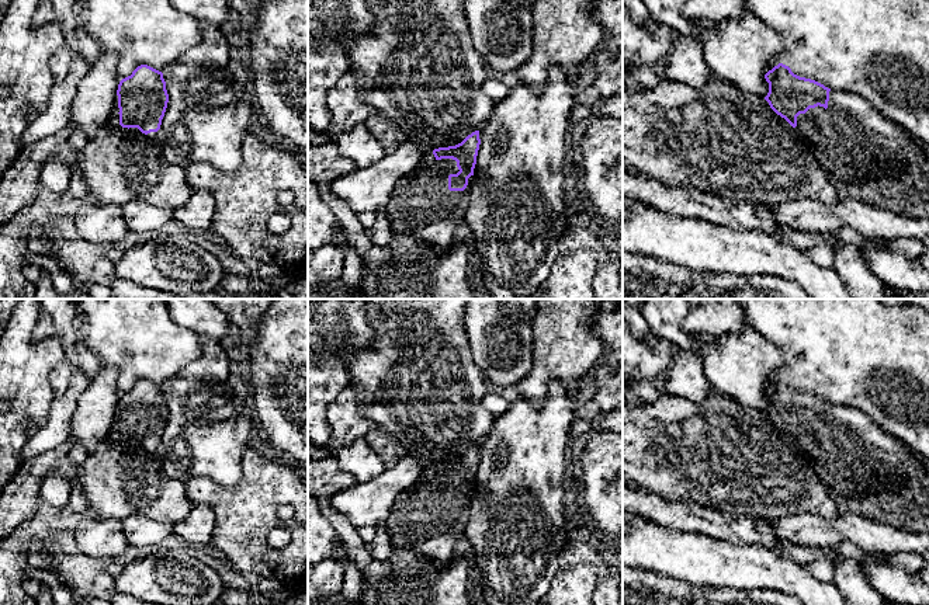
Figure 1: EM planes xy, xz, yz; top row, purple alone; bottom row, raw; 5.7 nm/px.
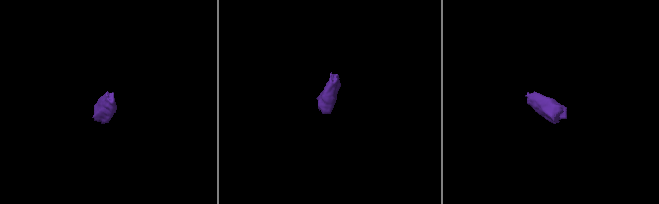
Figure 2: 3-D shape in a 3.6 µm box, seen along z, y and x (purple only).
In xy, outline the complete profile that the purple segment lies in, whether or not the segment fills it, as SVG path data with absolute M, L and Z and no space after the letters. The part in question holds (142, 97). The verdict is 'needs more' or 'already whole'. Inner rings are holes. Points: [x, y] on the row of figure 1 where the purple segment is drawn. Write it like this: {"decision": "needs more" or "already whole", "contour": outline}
{"decision": "needs more", "contour": "M141 65L119 81L108 124L138 128L152 138L160 129L167 102L163 73Z"}

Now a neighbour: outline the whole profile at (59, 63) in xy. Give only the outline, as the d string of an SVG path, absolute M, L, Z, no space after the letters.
M65 44L51 56L49 69L55 83L67 76L73 58L73 51Z

